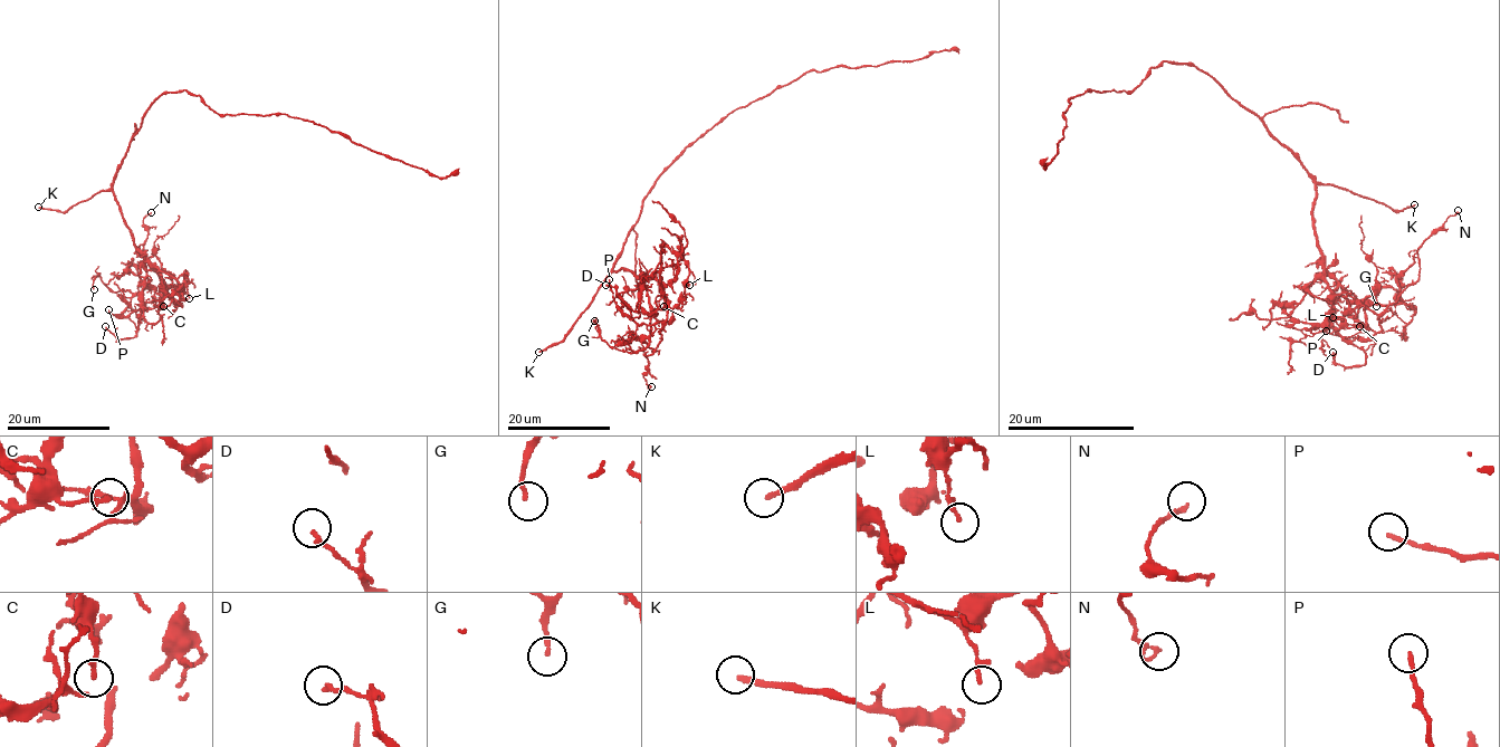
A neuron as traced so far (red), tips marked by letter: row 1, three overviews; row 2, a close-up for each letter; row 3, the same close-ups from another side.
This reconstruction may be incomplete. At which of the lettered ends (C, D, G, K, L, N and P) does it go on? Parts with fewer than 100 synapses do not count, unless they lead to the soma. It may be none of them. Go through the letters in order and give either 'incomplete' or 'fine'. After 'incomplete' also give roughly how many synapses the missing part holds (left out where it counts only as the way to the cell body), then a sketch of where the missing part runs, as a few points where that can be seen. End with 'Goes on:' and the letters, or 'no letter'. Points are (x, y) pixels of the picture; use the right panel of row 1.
C: fine
D: fine
G: fine
K: incomplete
L: fine
N: fine
P: fine
Goes on: K

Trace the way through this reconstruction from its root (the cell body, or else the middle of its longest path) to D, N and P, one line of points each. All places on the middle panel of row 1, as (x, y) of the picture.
D: (648, 192), (612, 268), (627, 269), (643, 280), (639, 309), (636, 312), (605, 285)
N: (648, 192), (612, 269), (653, 277), (667, 299), (661, 342), (645, 354), (648, 370), (643, 377), (651, 386)
P: (648, 192), (612, 269), (653, 277), (667, 299), (667, 318), (652, 325), (636, 323), (617, 304), (609, 279)

